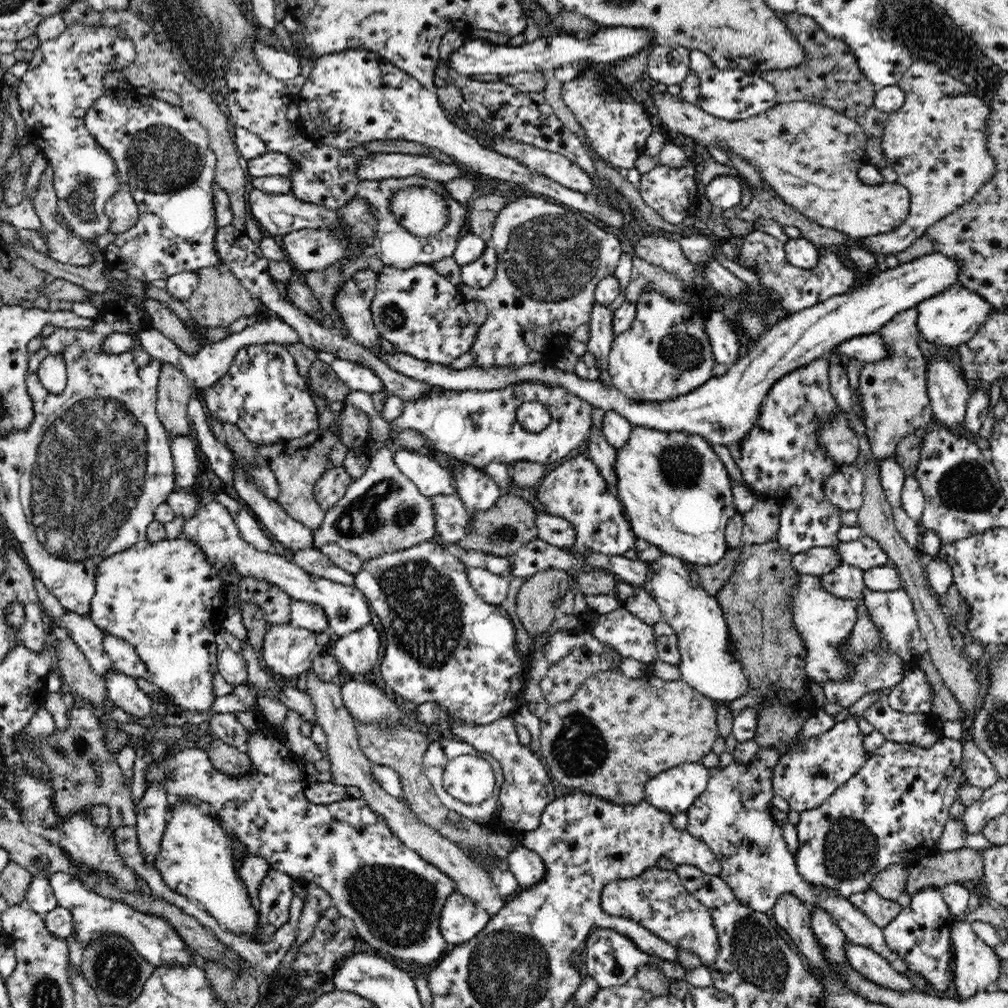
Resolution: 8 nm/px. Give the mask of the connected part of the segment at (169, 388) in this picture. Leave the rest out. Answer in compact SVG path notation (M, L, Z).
M161 363L157 388L156 412L170 440L176 435L188 435L190 419L188 401L196 394L180 367Z

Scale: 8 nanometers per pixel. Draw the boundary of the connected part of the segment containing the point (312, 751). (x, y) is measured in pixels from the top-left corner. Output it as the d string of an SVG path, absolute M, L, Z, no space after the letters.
M288 710L283 725L287 743L292 752L295 752L300 759L316 763L325 756L325 753L315 745L315 742L310 737L302 735L300 723L301 716L294 710Z

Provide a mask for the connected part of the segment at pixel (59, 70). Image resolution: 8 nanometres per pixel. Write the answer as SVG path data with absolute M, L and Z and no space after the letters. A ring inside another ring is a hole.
M70 24L66 31L54 38L41 42L38 50L29 57L29 68L18 82L17 99L27 132L40 145L47 162L53 168L53 185L57 194L57 212L65 224L81 239L95 240L104 236L110 228L110 217L104 213L108 198L120 188L120 177L116 175L116 163L108 152L96 143L85 127L86 111L106 90L102 80L105 74L123 71L136 62L134 43L122 31L110 27L88 27L88 24Z

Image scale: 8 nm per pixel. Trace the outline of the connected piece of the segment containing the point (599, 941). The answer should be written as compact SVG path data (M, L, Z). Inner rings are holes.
M600 928L594 930L586 940L586 958L587 958L587 974L596 980L601 988L614 988L623 986L631 979L635 979L636 972L640 972L640 968L659 968L668 981L686 981L688 985L697 988L707 988L713 985L713 979L709 968L704 965L698 966L692 971L686 971L684 966L678 962L666 962L657 956L652 956L647 952L642 952L633 940L628 936L620 934L610 928ZM620 969L620 975L615 976L614 970Z

